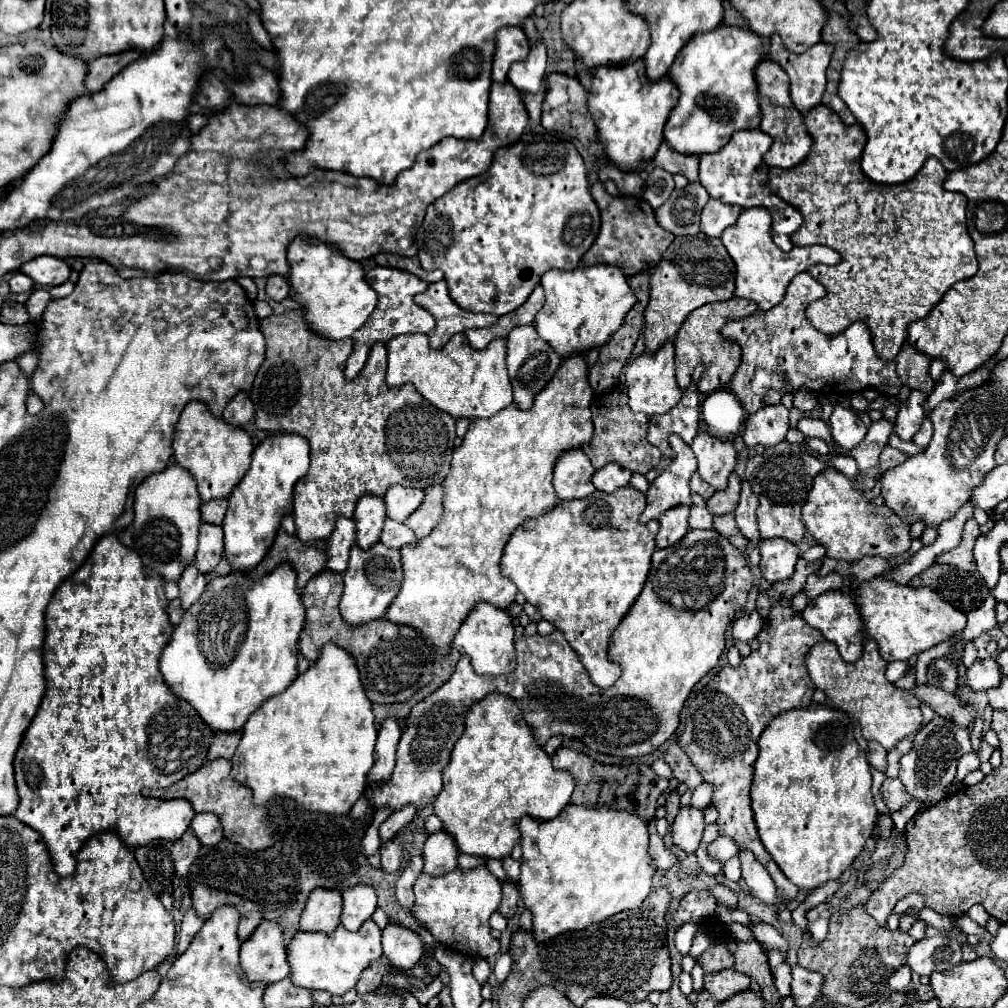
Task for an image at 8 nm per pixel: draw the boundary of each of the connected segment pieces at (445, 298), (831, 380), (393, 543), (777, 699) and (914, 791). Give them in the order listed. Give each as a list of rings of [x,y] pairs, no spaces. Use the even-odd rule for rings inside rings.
[[[438,281],[438,283],[428,285],[428,289],[420,295],[416,295],[414,301],[420,307],[424,307],[426,311],[430,311],[436,319],[436,327],[432,329],[432,333],[428,333],[432,349],[444,347],[448,343],[448,339],[460,331],[474,329],[474,327],[490,327],[498,321],[496,315],[468,313],[468,311],[460,309],[450,299],[448,289],[446,289],[446,281]]]
[[[798,273],[790,285],[788,285],[788,291],[786,291],[786,297],[780,305],[772,307],[770,311],[756,311],[754,315],[746,317],[746,319],[740,319],[740,321],[730,321],[722,327],[722,335],[734,343],[740,345],[742,349],[742,363],[738,367],[738,371],[734,373],[732,381],[730,381],[730,389],[732,393],[738,397],[738,401],[744,405],[744,409],[748,413],[756,413],[758,409],[762,409],[764,405],[776,405],[780,403],[782,395],[786,393],[794,393],[798,391],[800,387],[806,387],[810,391],[815,393],[856,393],[862,392],[865,389],[876,389],[880,395],[898,395],[898,391],[902,389],[902,381],[900,377],[896,375],[896,365],[894,361],[882,361],[876,351],[874,351],[874,345],[872,345],[872,337],[870,337],[870,331],[868,327],[858,321],[854,323],[852,327],[848,327],[846,331],[838,333],[838,335],[826,335],[826,333],[820,333],[818,329],[814,329],[804,311],[806,307],[820,299],[822,295],[826,295],[826,289],[822,283],[818,283],[810,273]],[[760,371],[764,371],[764,379],[760,379]]]
[[[386,519],[386,525],[380,535],[380,543],[390,549],[402,549],[404,545],[416,543],[416,537],[412,529],[408,529],[404,523],[396,523],[392,519]]]
[[[792,599],[772,603],[764,629],[766,631],[758,635],[760,647],[756,651],[742,657],[738,667],[720,667],[718,675],[708,685],[708,691],[694,691],[692,697],[686,699],[680,713],[682,733],[678,745],[700,771],[702,779],[714,785],[712,805],[718,811],[716,823],[720,835],[730,837],[740,849],[750,849],[774,879],[778,897],[782,901],[792,901],[798,895],[798,887],[784,877],[758,839],[750,809],[750,785],[754,761],[758,759],[758,737],[766,725],[780,713],[812,705],[814,685],[804,669],[804,655],[814,643],[822,641],[824,635],[804,625],[800,611],[794,611],[792,607]]]
[[[934,717],[916,735],[912,751],[908,755],[900,757],[898,779],[902,781],[906,793],[910,793],[914,799],[918,799],[922,803],[936,803],[944,797],[944,789],[954,781],[960,757],[970,751],[972,751],[972,743],[970,743],[968,729],[956,727],[956,725],[952,725],[952,721],[948,721],[944,717]]]

